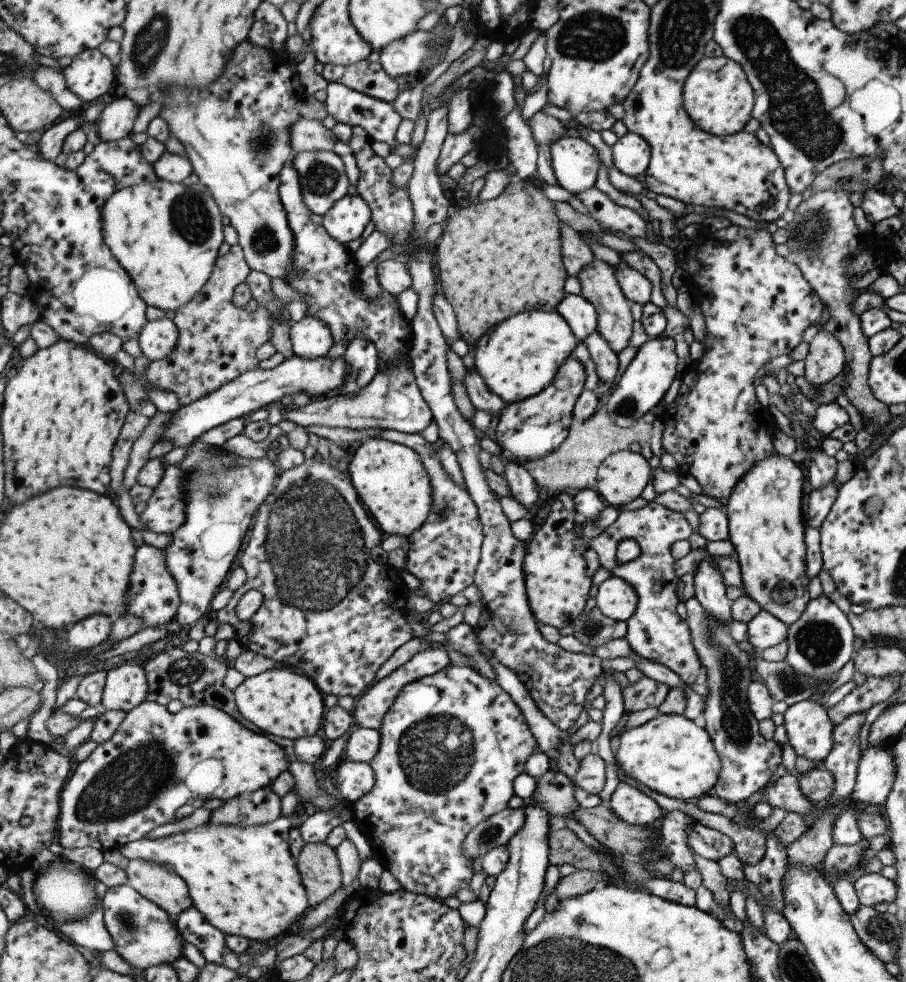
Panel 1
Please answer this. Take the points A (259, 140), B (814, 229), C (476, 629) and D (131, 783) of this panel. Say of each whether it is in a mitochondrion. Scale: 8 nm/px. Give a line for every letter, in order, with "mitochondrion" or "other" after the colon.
A: mitochondrion
B: mitochondrion
C: other
D: mitochondrion

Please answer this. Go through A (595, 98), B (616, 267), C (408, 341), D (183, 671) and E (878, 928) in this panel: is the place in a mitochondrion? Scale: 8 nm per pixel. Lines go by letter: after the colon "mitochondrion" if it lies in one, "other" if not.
A: other
B: other
C: other
D: mitochondrion
E: mitochondrion

